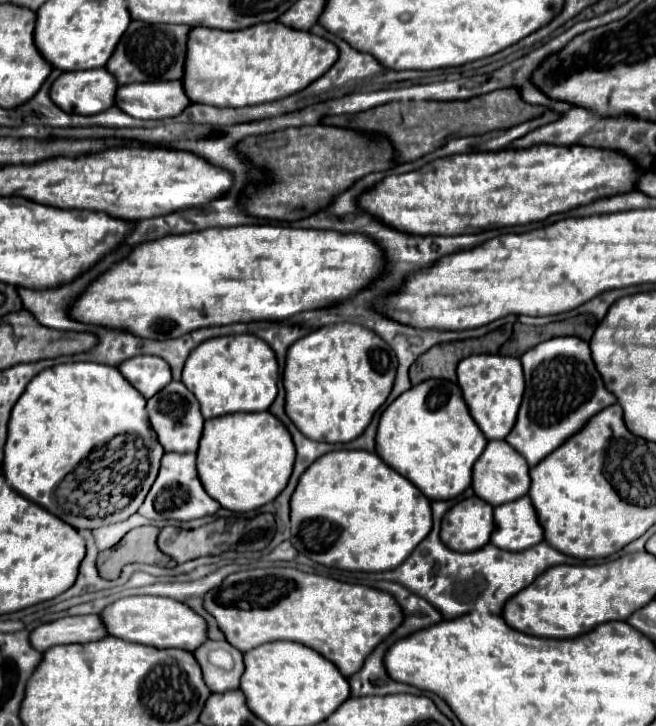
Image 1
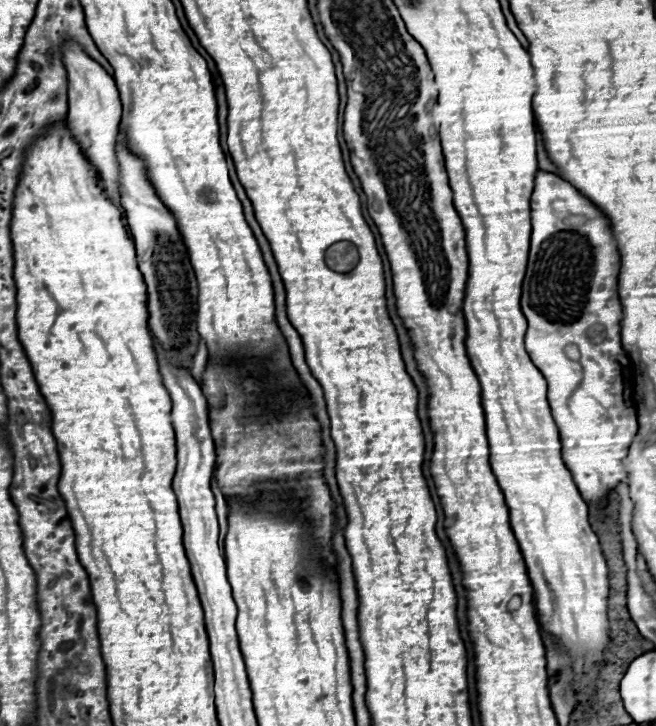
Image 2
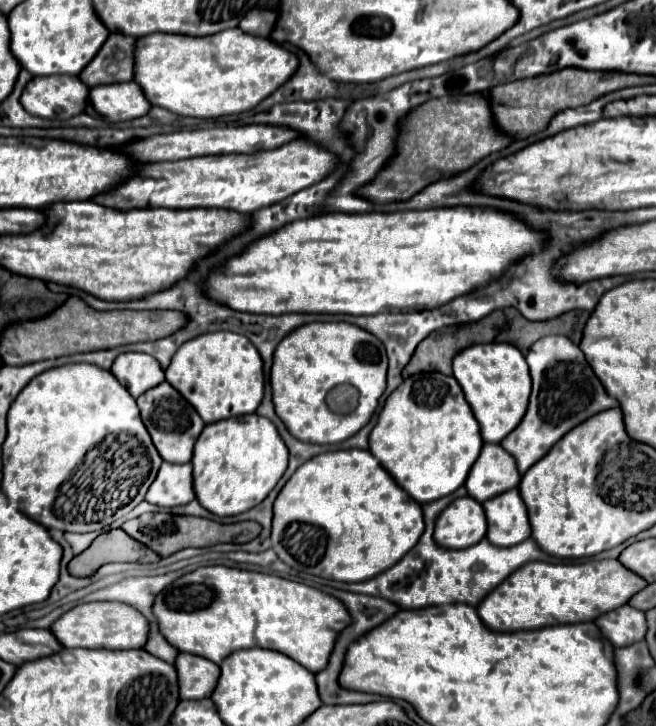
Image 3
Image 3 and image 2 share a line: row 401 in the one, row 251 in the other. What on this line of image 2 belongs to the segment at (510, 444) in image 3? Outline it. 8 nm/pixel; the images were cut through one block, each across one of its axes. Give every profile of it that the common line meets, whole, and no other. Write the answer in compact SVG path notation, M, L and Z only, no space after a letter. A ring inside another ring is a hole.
M538 172L538 184L534 186L534 196L532 196L532 240L530 240L530 256L528 256L528 268L526 268L526 276L524 276L524 284L522 284L522 312L528 318L528 332L524 338L524 346L528 356L532 358L534 366L540 368L540 372L544 374L544 378L548 380L548 402L550 402L550 410L552 410L552 418L556 422L558 434L560 434L560 442L562 442L562 460L566 464L566 468L570 468L574 482L578 484L578 490L582 492L582 498L586 502L600 502L608 496L610 490L614 490L624 478L626 478L626 470L622 468L622 460L626 458L628 446L638 430L638 422L636 422L636 408L634 408L634 400L632 400L632 370L630 370L630 360L626 356L626 352L622 350L620 344L620 300L618 300L618 268L620 268L620 260L618 260L618 252L614 248L612 242L612 228L610 228L610 220L604 218L604 214L590 204L588 198L584 198L574 186L570 186L566 180L562 180L556 174L550 172Z

